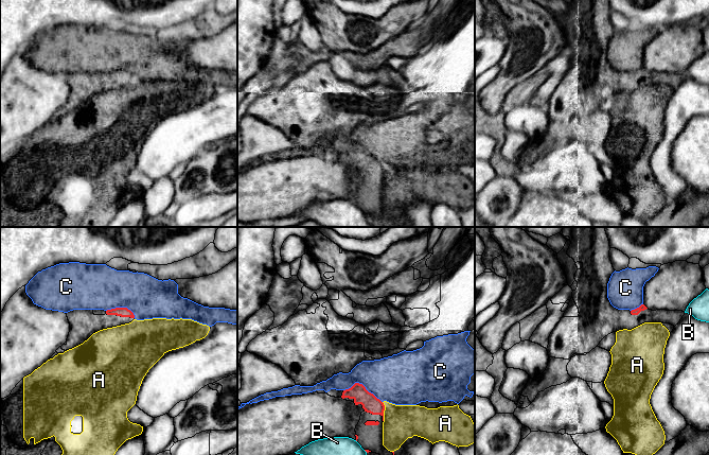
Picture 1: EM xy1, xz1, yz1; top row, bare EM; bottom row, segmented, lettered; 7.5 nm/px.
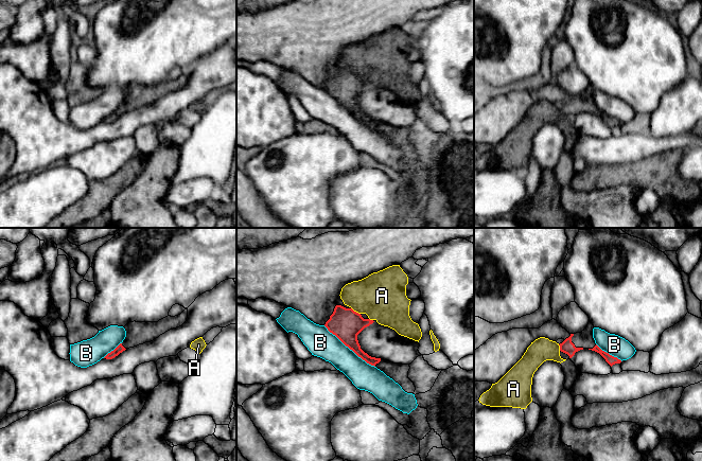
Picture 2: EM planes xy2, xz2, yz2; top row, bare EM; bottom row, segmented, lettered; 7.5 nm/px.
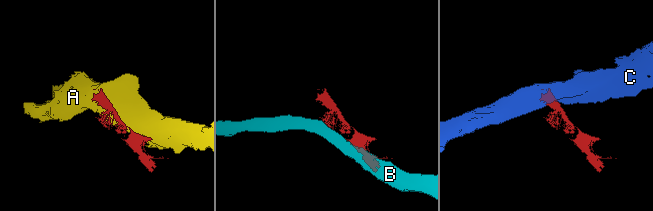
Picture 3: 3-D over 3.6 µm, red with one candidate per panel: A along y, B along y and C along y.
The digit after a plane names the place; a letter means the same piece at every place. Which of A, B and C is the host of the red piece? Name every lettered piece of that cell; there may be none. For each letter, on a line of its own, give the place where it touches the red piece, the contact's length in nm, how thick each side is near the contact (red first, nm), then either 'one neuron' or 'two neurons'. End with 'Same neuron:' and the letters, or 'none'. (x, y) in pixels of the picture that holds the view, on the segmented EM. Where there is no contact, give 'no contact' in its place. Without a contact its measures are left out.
A: contact xz1 (383, 412); length 140 nm; calibres 130 and 260 nm; two neurons
B: contact xz2 (349, 348); length 500 nm; calibres 240 and 220 nm; two neurons
C: contact xz1 (362, 385); length 320 nm; calibres 130 and 360 nm; two neurons
Same neuron: none

